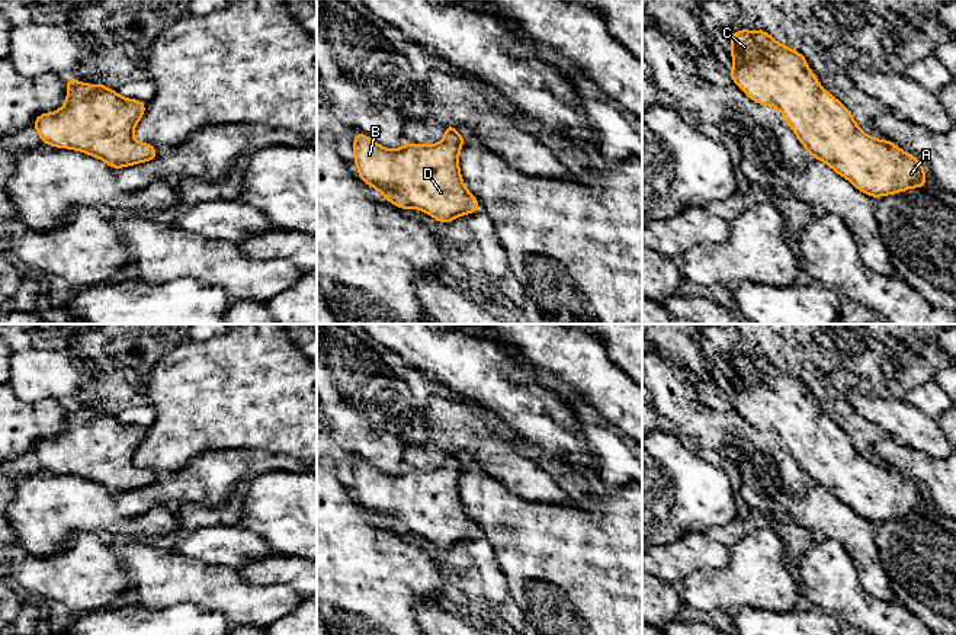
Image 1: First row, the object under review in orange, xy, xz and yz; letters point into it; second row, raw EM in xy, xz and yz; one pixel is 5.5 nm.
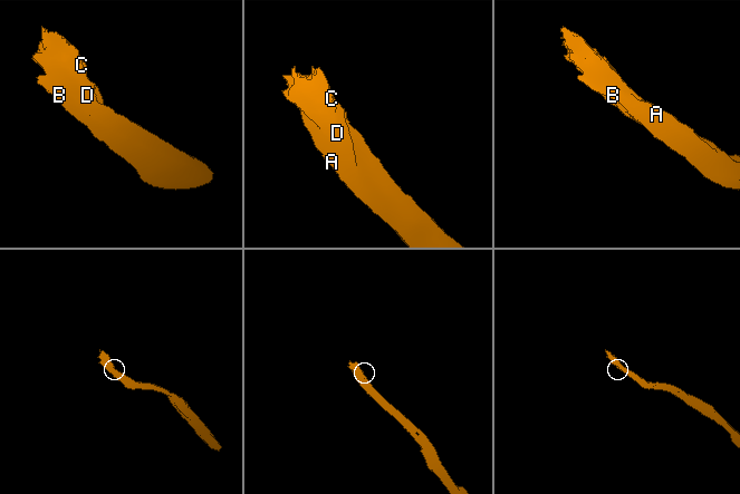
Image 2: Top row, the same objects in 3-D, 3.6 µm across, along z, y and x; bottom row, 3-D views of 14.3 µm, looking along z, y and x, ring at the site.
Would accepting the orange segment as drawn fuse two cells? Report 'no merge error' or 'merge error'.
no merge error

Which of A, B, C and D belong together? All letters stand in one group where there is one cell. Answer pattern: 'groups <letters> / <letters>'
groups A B C D

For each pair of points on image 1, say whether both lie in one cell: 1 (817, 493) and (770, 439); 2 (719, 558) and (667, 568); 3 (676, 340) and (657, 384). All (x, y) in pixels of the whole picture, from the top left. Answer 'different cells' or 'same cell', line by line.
1: different cells
2: same cell
3: different cells

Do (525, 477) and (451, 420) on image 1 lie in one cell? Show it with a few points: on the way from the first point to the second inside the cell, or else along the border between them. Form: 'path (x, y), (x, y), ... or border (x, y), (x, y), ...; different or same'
path (506, 465), (484, 443), (470, 435); same

